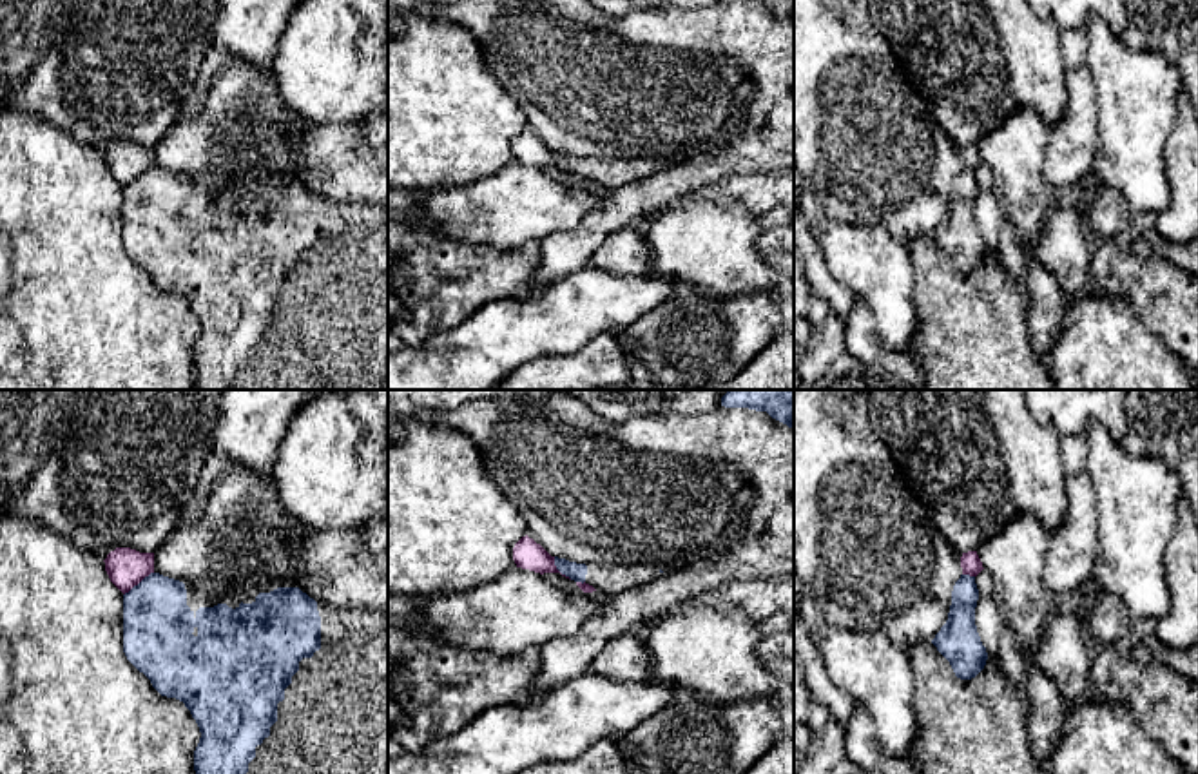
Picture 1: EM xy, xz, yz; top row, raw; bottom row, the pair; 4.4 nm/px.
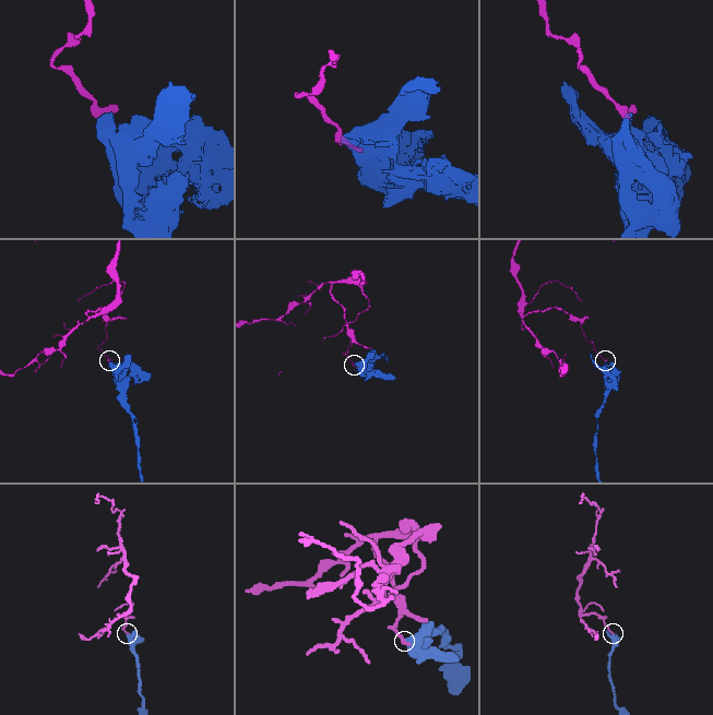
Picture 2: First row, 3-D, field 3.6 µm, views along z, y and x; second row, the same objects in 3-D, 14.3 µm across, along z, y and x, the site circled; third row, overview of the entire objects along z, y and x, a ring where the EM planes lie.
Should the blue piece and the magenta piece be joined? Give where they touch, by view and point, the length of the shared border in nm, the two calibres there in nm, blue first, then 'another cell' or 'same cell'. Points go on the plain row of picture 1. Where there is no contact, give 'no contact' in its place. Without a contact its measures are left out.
meets blue in xy at (140, 176); contact 170 nm long; 320 nm thick on the blue side, 170 nm on the other; another cell

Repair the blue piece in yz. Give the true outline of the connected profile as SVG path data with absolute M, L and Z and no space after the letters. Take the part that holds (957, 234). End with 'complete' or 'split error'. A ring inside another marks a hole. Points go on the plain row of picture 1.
M961 169L952 185L948 214L932 234L961 274L975 272L988 254L975 219L977 194L975 170Z; complete

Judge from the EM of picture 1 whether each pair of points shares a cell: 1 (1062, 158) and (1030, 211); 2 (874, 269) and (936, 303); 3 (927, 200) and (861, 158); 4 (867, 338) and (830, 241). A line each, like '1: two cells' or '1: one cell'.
1: two cells
2: two cells
3: one cell
4: two cells

